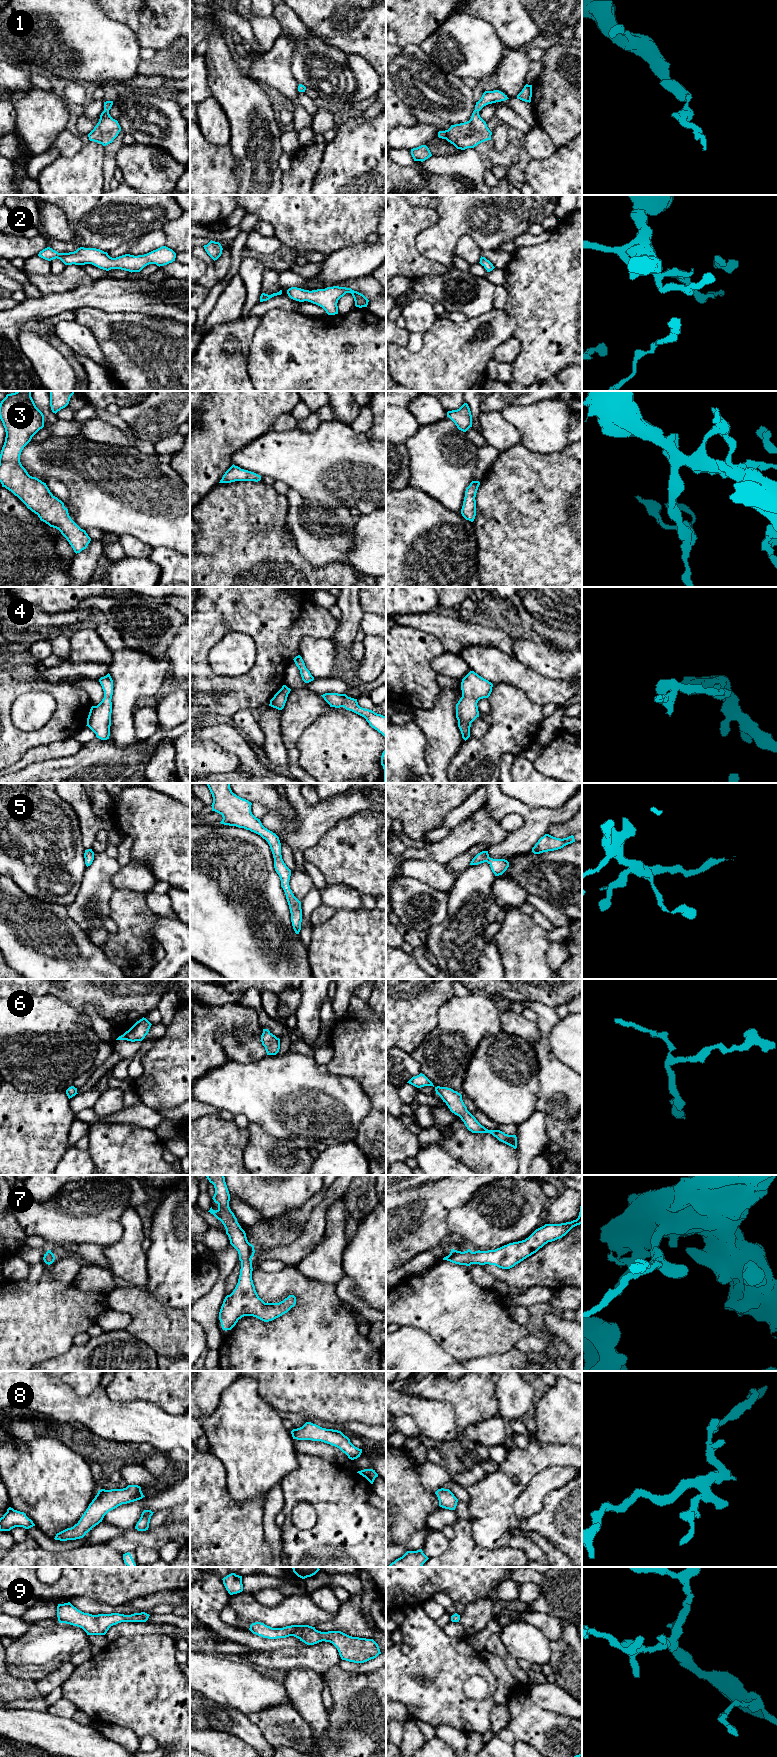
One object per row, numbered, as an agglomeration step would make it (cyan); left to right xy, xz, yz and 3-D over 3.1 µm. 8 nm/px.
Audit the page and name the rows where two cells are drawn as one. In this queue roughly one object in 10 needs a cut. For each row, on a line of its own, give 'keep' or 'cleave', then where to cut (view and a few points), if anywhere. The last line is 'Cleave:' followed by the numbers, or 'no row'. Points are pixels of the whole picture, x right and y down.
1: keep; cut none
2: keep; cut none
3: keep; cut none
4: keep; cut none
5: keep; cut none
6: keep; cut none
7: keep; cut none
8: keep; cut none
9: keep; cut none
Cleave: no row

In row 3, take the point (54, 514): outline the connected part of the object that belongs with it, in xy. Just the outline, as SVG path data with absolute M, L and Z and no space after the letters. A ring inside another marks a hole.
M16 391L7 394L0 403L0 419L5 428L6 437L0 454L0 482L17 496L32 512L38 515L41 521L50 527L58 529L67 539L74 552L80 553L86 549L91 541L85 530L81 529L69 516L64 503L55 497L46 483L28 474L20 462L23 448L31 441L32 437L44 427L44 415L36 407L31 391Z

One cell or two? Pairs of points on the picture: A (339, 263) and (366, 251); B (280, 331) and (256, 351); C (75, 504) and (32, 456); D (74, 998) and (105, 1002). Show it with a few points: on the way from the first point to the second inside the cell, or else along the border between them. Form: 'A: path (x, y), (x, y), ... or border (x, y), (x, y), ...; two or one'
A: path (346, 263), (354, 262), (359, 258); one
B: path (274, 332), (261, 345); one
C: path (75, 489), (60, 472), (47, 469); one
D: path (82, 998), (97, 998); one

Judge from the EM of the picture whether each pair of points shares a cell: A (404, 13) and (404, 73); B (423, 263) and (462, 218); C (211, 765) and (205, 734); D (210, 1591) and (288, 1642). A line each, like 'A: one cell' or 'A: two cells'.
A: two cells
B: two cells
C: two cells
D: one cell

